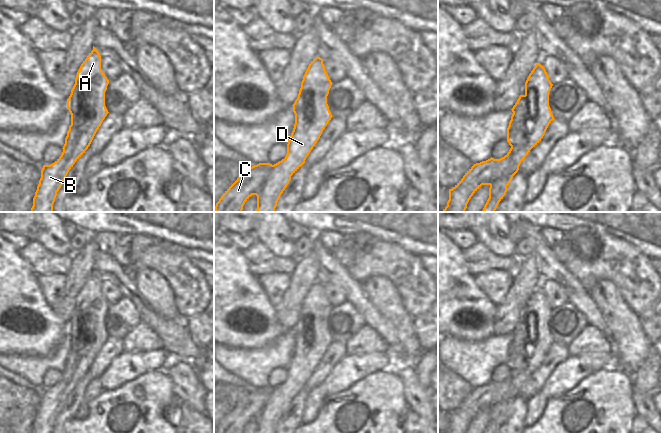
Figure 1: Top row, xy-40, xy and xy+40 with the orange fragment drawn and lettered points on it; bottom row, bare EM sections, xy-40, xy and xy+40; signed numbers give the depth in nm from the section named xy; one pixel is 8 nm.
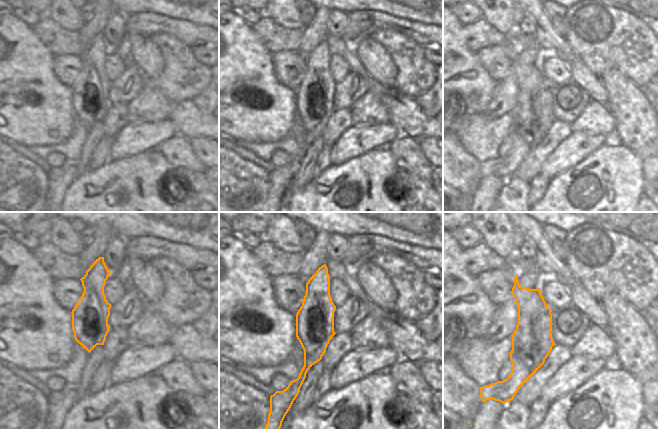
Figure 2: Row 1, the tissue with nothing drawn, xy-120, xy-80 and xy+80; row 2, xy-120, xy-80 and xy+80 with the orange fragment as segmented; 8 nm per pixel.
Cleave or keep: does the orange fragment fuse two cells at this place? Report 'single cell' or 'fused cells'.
fused cells

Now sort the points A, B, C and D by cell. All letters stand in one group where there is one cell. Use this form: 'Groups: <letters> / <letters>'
Groups: A B D / C

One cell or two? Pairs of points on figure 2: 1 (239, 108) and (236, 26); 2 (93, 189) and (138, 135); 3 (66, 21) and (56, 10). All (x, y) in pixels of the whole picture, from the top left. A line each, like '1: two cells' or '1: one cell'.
1: one cell
2: two cells
3: one cell

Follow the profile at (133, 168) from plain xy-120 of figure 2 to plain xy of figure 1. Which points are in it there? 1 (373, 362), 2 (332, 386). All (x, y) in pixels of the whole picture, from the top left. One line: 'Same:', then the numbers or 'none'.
Same: none

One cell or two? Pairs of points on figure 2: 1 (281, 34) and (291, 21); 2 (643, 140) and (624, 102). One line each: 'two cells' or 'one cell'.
1: two cells
2: one cell

